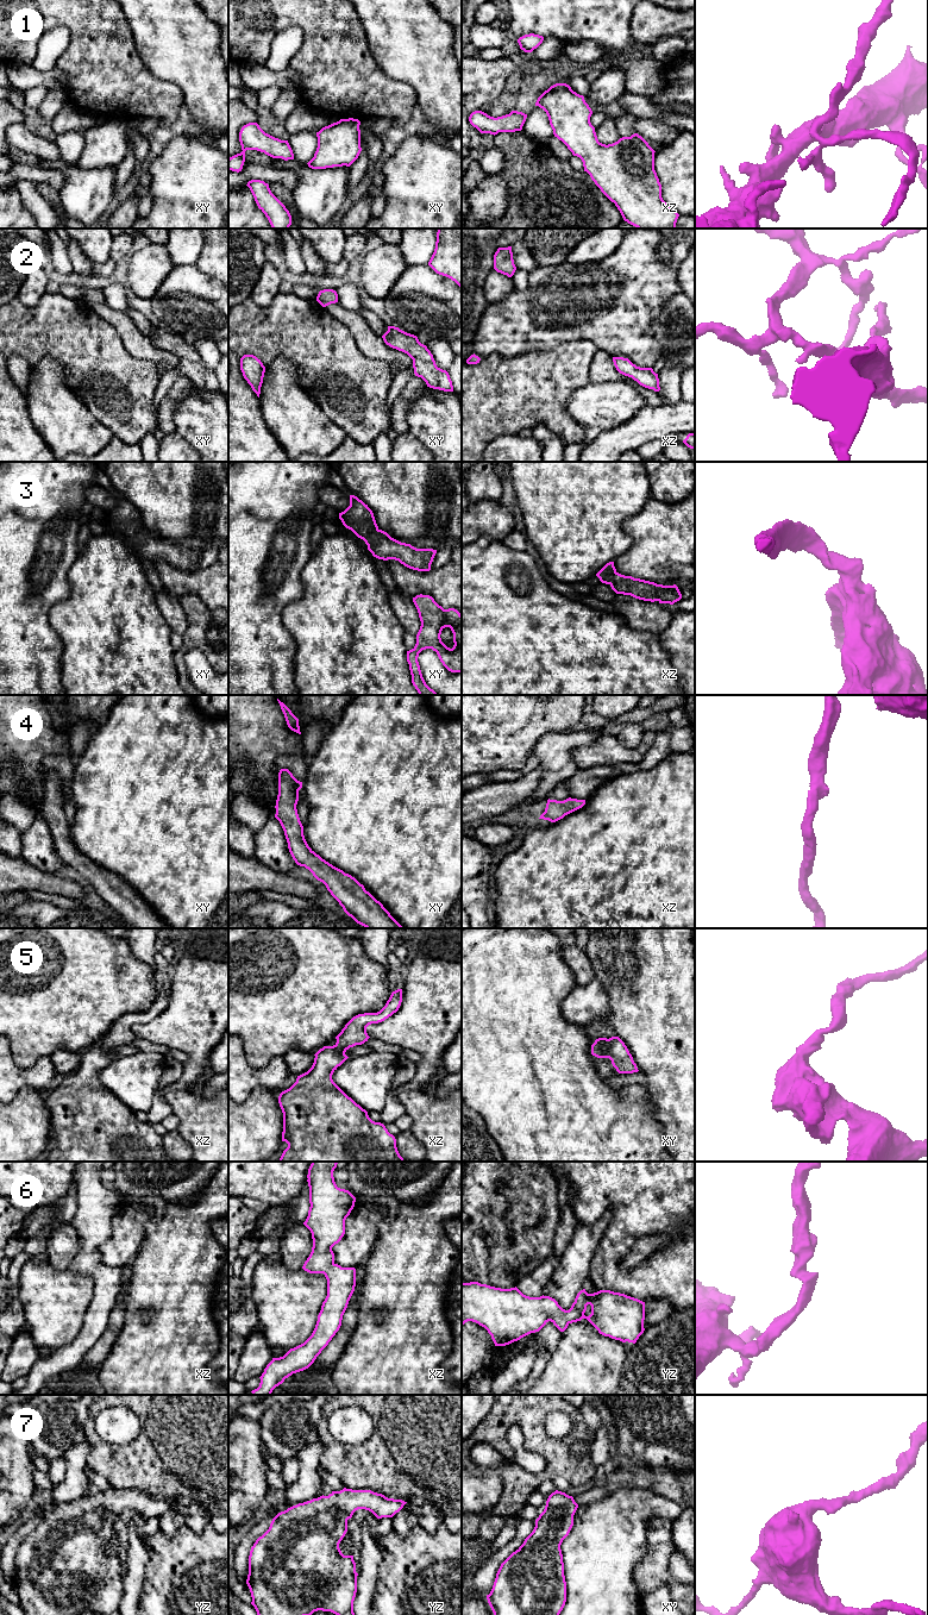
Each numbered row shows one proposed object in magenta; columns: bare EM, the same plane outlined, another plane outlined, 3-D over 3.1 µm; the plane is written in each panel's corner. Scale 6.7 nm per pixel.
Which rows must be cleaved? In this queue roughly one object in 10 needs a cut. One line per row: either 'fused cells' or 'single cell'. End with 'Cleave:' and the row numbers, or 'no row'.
1: single cell
2: single cell
3: single cell
4: single cell
5: single cell
6: single cell
7: single cell
Cleave: no row

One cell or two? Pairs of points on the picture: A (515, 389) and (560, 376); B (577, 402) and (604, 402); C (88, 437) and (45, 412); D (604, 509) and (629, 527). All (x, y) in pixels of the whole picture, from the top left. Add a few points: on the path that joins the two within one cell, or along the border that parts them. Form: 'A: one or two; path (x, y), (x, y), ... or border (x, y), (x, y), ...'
A: one; path (526, 389), (532, 389), (543, 381), (550, 381)
B: one; path (584, 402), (597, 402)
C: one; path (77, 431), (71, 429), (56, 413)
D: two; border (644, 504), (622, 523), (632, 539), (627, 549)

